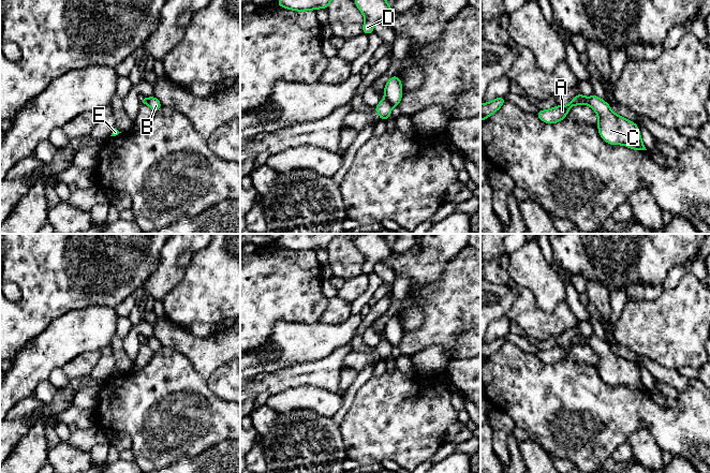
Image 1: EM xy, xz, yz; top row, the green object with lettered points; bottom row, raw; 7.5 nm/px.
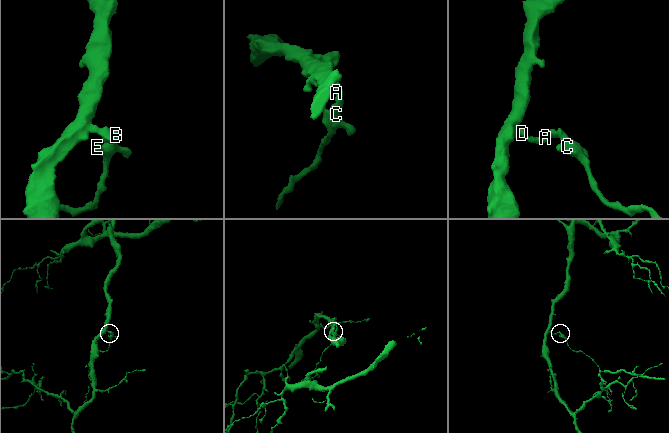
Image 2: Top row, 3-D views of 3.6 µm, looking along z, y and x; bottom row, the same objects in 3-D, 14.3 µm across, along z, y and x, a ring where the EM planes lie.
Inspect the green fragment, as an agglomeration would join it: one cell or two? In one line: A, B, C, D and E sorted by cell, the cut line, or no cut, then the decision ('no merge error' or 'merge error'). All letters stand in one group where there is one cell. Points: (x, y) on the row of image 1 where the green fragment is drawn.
A B D / C E; cut in xz along (384, 99), (393, 105); merge error

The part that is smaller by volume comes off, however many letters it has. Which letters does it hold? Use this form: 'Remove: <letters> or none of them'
Remove: C, E

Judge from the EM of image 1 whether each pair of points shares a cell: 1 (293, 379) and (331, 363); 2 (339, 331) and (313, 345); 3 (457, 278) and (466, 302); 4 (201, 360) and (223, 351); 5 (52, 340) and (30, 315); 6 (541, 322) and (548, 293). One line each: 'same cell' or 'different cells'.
1: same cell
2: same cell
3: same cell
4: same cell
5: different cells
6: different cells

